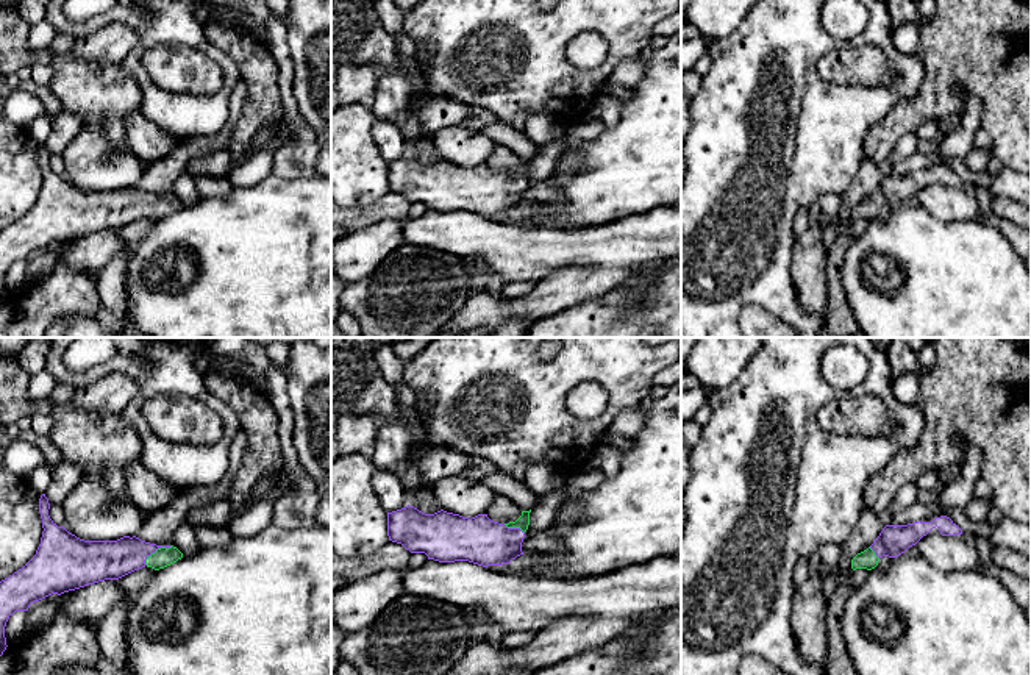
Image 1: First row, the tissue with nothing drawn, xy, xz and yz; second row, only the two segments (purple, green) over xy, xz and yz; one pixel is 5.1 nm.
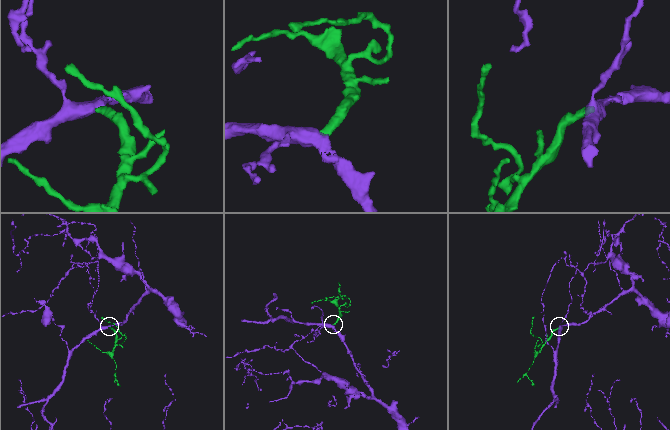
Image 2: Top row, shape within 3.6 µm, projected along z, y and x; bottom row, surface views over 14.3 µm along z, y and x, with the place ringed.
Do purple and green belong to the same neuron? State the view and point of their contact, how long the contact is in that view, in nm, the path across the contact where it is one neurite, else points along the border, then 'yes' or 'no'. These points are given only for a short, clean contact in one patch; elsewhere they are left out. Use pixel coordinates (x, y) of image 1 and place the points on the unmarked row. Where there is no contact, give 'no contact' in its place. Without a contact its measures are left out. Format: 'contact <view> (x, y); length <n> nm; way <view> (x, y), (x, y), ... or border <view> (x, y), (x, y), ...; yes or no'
contact xy (156, 199); length 180 nm; way xy (110, 210), (156, 199), (163, 207); yes

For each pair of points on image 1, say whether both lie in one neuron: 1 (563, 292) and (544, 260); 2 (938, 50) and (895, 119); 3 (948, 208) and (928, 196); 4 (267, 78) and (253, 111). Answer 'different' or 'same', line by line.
1: different
2: same
3: same
4: same

